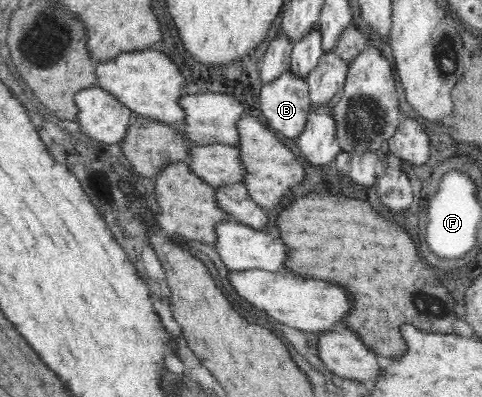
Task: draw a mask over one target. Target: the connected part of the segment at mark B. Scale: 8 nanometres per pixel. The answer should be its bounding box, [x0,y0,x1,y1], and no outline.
[259,71,311,140]

